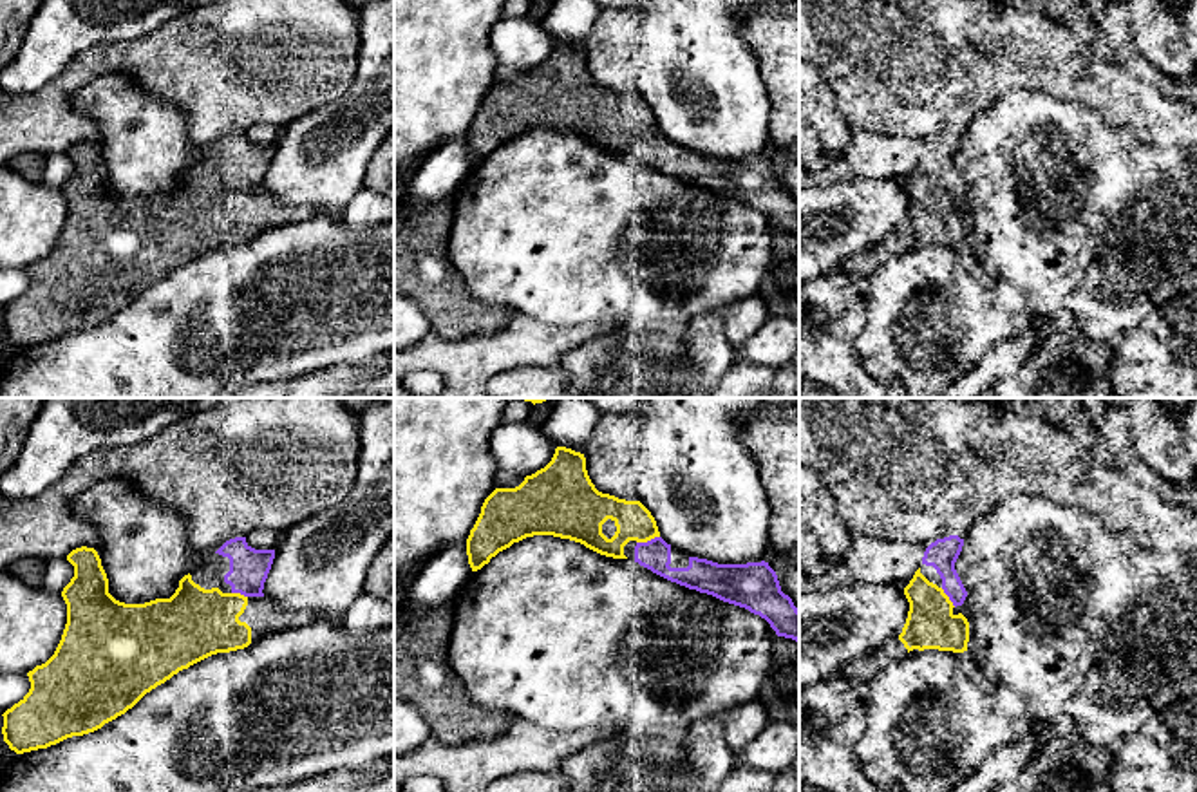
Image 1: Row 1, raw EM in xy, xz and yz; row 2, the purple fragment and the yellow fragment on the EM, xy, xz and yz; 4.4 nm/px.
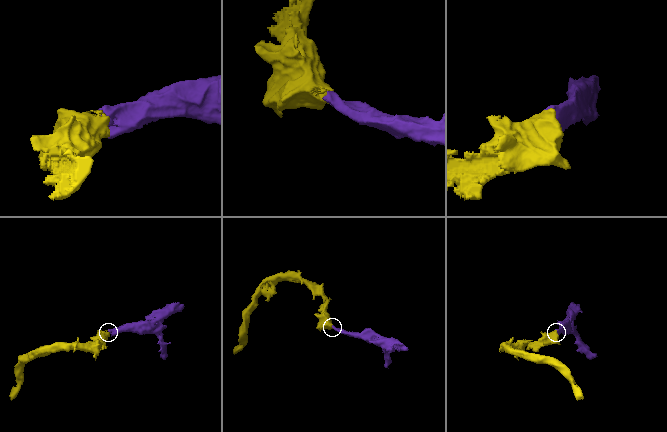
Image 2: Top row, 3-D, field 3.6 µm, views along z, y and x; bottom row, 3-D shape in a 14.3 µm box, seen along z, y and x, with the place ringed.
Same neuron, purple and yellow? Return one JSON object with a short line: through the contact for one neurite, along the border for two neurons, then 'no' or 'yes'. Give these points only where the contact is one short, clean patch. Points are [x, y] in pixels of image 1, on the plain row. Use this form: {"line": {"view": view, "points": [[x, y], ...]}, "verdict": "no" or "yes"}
{"verdict": "yes"}

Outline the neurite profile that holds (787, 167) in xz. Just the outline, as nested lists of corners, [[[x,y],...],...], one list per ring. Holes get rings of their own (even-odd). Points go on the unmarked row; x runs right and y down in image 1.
[[[770,139],[765,157],[776,166],[781,186],[792,193],[799,206],[799,159],[779,150]]]

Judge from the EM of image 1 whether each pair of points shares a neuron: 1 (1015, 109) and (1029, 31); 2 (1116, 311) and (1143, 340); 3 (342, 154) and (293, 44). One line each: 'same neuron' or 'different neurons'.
1: different neurons
2: different neurons
3: different neurons

